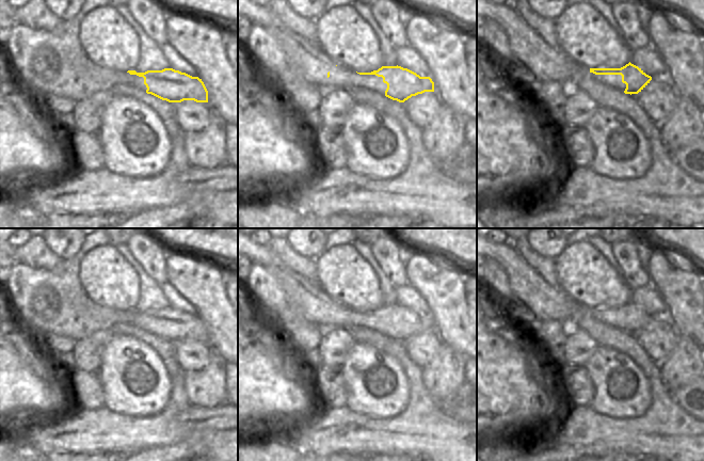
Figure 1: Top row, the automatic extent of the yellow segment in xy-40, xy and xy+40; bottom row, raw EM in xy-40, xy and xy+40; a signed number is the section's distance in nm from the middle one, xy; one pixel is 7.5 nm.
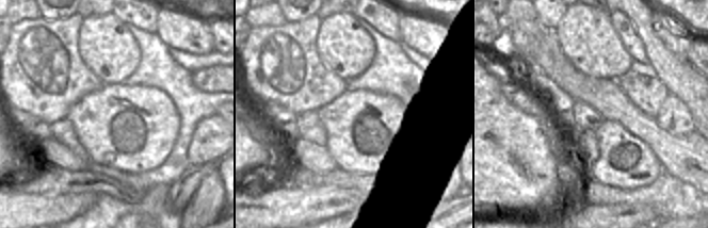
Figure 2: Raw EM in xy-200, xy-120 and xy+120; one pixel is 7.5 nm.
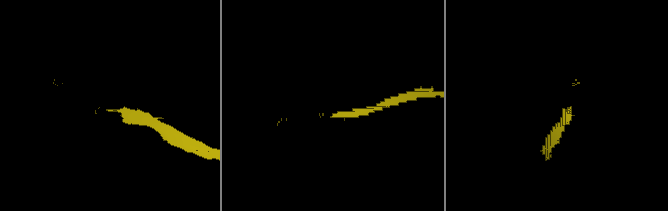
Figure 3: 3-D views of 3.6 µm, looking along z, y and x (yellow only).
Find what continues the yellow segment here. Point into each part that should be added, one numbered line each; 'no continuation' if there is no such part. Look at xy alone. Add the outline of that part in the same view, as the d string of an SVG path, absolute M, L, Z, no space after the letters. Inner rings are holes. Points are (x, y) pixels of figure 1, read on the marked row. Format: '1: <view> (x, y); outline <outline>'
1: xy (306, 61); outline M238 0L238 17L245 17L260 26L279 44L285 54L287 69L274 78L277 86L294 81L305 81L327 90L327 73L337 64L321 49L318 43L309 43L286 28L269 10L251 0Z

